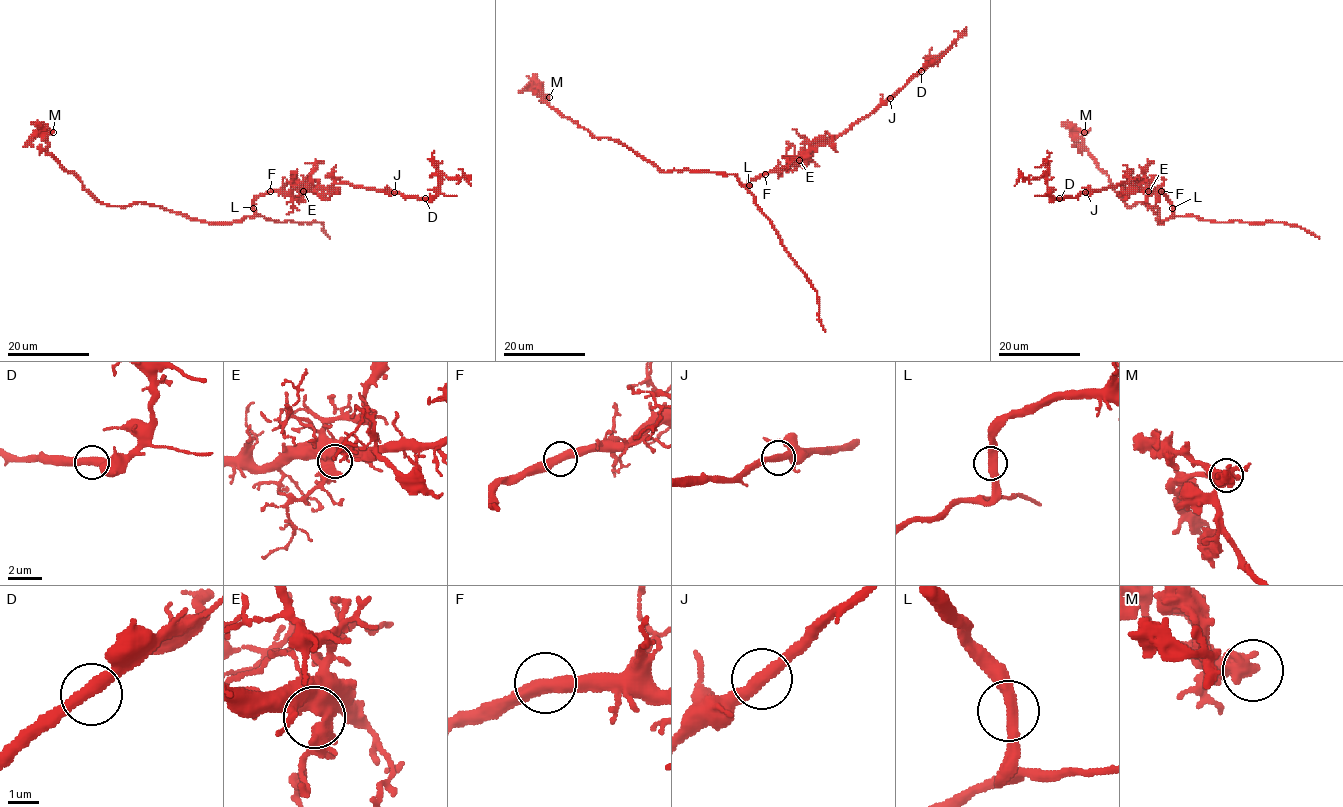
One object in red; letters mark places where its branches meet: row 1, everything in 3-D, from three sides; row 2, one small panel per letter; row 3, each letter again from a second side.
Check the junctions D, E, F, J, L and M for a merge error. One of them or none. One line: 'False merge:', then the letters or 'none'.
False merge: none

